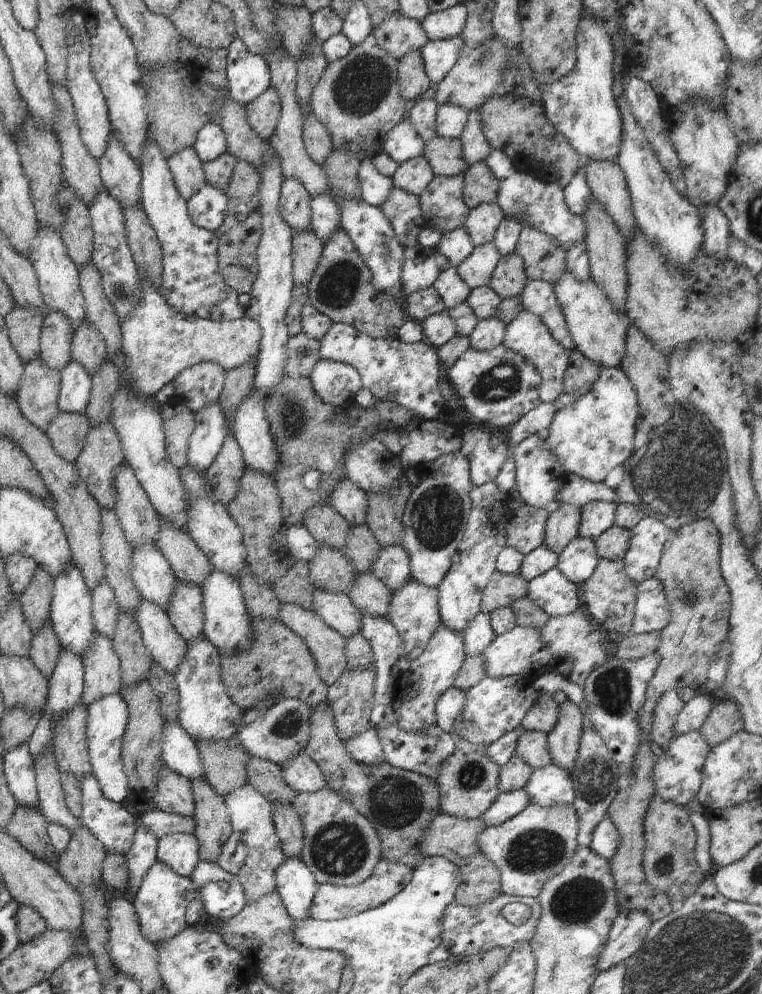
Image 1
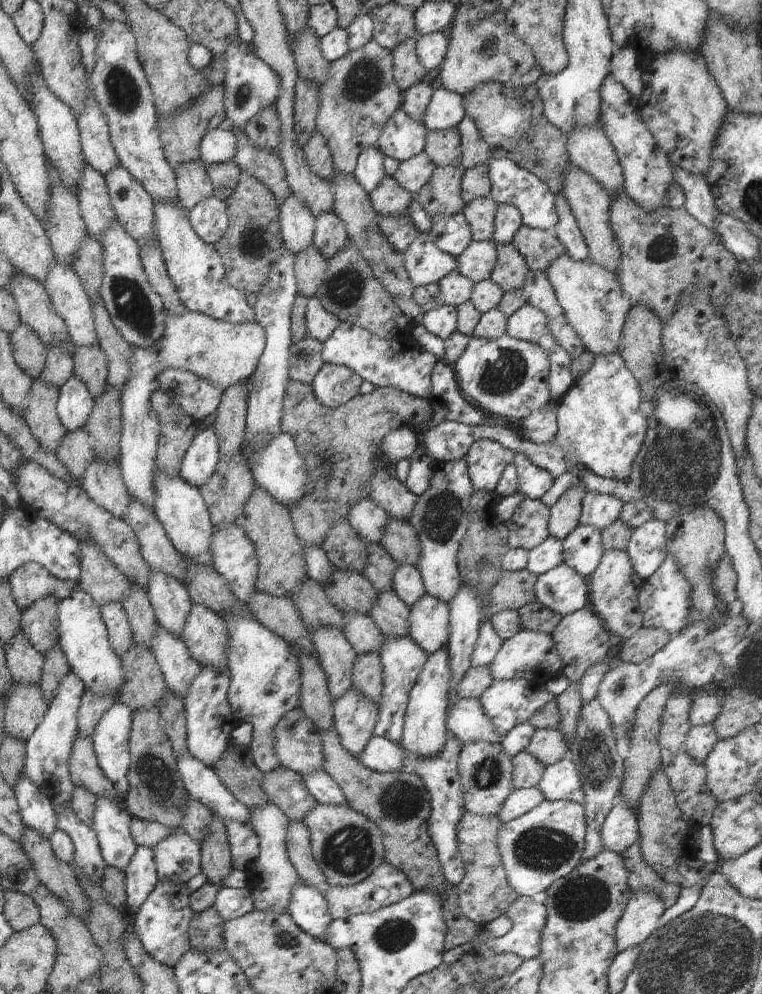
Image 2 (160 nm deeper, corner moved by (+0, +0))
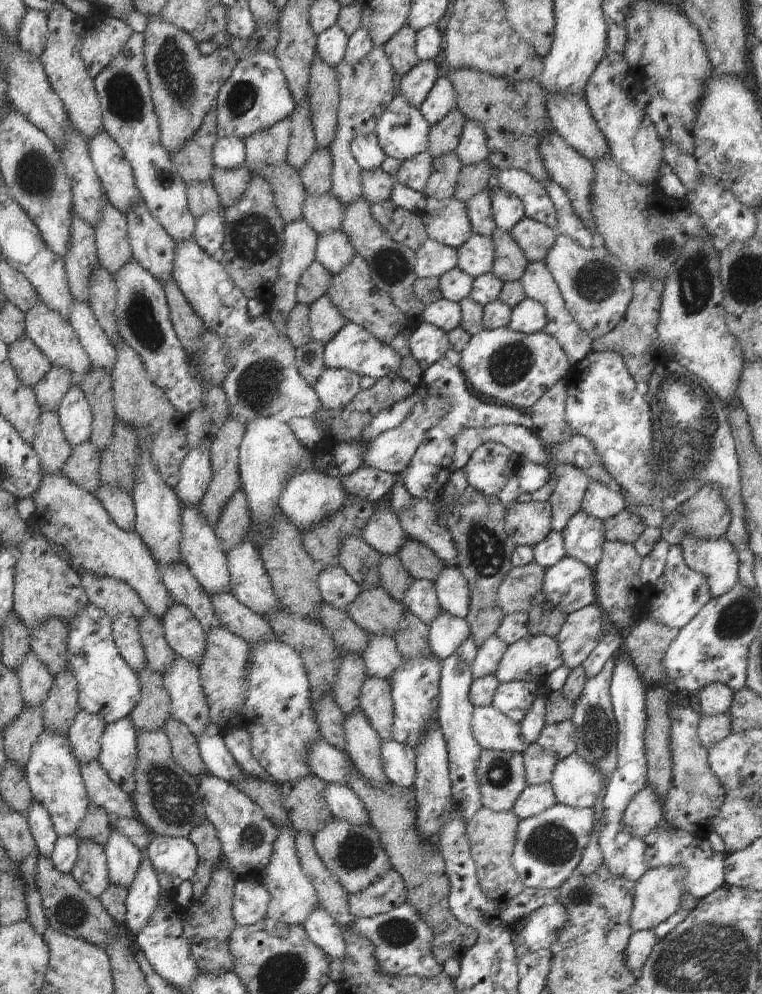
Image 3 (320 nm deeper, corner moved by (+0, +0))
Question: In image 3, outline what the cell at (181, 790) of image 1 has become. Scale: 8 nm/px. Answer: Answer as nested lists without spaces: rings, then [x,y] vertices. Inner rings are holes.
[[[206,818],[194,827],[188,838],[196,847],[199,863],[192,877],[193,896],[199,899],[211,882],[211,874],[221,862],[221,842],[214,825]]]

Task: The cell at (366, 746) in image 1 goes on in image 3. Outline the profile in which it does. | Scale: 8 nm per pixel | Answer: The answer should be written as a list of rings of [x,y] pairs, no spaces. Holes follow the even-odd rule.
[[[394,740],[385,741],[381,743],[381,759],[390,782],[413,790],[417,777],[416,753],[413,748]]]

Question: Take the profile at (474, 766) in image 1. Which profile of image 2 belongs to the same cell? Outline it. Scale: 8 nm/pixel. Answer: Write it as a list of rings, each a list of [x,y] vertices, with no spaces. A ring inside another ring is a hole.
[[[485,742],[465,743],[459,754],[457,766],[466,811],[477,815],[497,816],[502,804],[512,791],[513,764],[499,744]]]

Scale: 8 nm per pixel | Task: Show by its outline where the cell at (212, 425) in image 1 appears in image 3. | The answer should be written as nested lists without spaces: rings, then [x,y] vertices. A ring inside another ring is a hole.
[[[201,446],[190,449],[180,467],[180,482],[174,490],[184,505],[198,506],[212,478],[211,452]]]

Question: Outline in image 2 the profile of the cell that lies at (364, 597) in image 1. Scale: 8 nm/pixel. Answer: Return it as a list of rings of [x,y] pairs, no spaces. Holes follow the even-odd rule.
[[[394,590],[379,592],[369,616],[386,637],[410,637],[409,606]]]

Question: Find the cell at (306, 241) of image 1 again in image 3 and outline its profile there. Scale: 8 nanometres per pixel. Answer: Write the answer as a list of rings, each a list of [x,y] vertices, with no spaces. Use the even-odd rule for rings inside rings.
[[[315,260],[302,273],[296,289],[297,302],[311,305],[323,294],[327,294],[332,279],[333,275],[331,272],[324,268],[323,264]]]

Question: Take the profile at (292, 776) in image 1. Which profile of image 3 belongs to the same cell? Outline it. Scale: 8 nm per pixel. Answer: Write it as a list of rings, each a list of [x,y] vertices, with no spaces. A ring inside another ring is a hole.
[[[338,783],[327,784],[325,799],[332,816],[353,825],[370,825],[368,811],[354,791]]]

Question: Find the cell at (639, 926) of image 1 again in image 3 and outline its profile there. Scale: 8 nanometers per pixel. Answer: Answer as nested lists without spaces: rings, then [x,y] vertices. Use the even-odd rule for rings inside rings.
[[[660,865],[649,868],[636,882],[631,912],[631,929],[633,932],[641,930],[654,930],[661,922],[670,918],[678,909],[684,896],[683,882],[686,871],[679,866]]]

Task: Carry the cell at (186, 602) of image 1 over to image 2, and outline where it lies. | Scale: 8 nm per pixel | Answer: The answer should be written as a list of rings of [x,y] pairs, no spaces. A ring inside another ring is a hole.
[[[193,603],[180,638],[200,666],[227,668],[229,634],[225,620],[213,610]]]

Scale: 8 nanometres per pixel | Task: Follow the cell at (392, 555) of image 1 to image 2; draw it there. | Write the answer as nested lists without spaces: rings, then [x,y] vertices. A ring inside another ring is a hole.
[[[397,564],[392,578],[392,590],[409,606],[427,594],[420,571],[412,565]]]

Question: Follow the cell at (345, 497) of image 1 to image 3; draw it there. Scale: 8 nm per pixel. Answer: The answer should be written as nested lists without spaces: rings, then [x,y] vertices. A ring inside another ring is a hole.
[[[380,508],[365,524],[361,537],[382,555],[394,556],[397,556],[408,538],[396,514]]]

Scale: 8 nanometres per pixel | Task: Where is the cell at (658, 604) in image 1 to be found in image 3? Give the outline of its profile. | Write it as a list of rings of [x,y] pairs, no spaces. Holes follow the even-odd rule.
[[[670,544],[664,572],[651,587],[650,595],[643,603],[643,617],[661,622],[671,629],[680,630],[700,612],[710,599],[711,592],[706,577],[688,568],[679,544]]]

